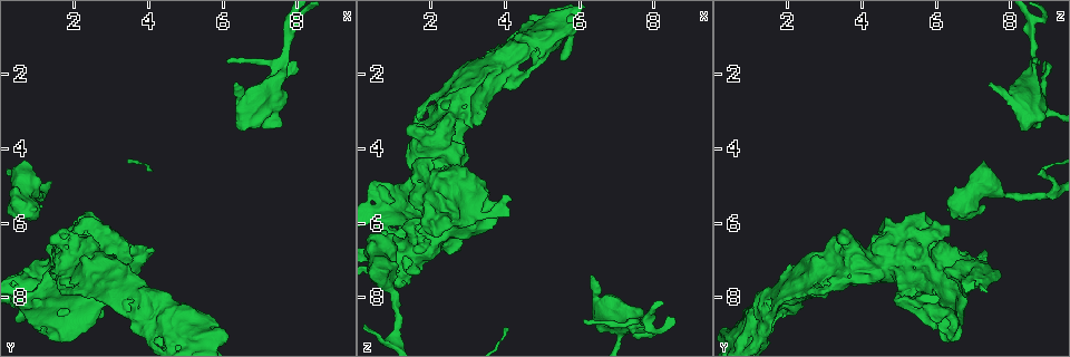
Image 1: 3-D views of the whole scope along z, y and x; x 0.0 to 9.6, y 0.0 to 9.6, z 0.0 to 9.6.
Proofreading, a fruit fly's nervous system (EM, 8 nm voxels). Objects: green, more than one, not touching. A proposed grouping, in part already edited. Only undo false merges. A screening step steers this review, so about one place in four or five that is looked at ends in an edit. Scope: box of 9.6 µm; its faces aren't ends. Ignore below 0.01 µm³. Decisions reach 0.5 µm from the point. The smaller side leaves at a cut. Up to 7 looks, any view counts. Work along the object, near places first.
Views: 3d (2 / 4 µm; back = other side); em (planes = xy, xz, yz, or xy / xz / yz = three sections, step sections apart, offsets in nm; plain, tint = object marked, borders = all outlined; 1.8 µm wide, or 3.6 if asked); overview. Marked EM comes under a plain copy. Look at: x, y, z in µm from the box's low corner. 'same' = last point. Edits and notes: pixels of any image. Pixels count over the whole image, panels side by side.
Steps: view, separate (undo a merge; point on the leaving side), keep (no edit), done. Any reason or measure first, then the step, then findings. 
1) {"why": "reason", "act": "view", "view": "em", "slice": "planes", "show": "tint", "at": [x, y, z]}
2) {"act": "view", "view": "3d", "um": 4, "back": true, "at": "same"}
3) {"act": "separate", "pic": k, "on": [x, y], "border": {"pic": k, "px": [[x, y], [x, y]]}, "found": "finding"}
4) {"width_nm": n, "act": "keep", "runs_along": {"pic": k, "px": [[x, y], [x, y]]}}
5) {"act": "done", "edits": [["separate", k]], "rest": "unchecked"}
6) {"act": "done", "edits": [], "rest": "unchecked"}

{"why": "touches itself", "act": "view", "view": "3d", "um": 4, "at": [2.35, 6.15, 5.55]}

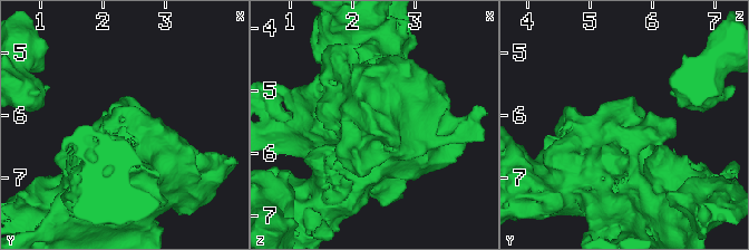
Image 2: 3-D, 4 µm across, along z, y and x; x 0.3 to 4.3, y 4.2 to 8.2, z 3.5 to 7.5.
{"act": "view", "view": "em", "slice": "planes", "show": "tint", "at": [2.30, 6.15, 5.55]}

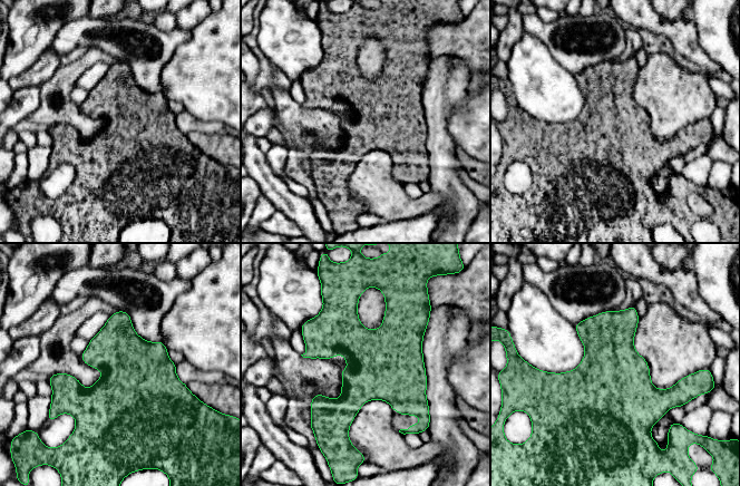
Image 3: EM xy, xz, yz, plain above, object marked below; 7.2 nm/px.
{"act": "keep", "found": "all the same neuron"}

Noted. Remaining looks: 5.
{"why": "calibre changes", "act": "view", "view": "3d", "um": 4, "at": [2.00, 6.90, 3.70]}

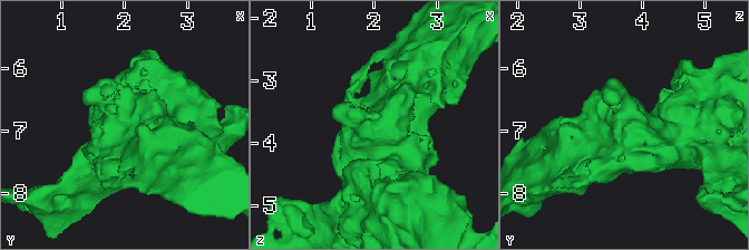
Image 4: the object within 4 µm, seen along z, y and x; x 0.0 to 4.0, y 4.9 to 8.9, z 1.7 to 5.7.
{"act": "view", "view": "em", "slice": "planes", "show": "tint", "at": [2.00, 6.95, 3.75]}

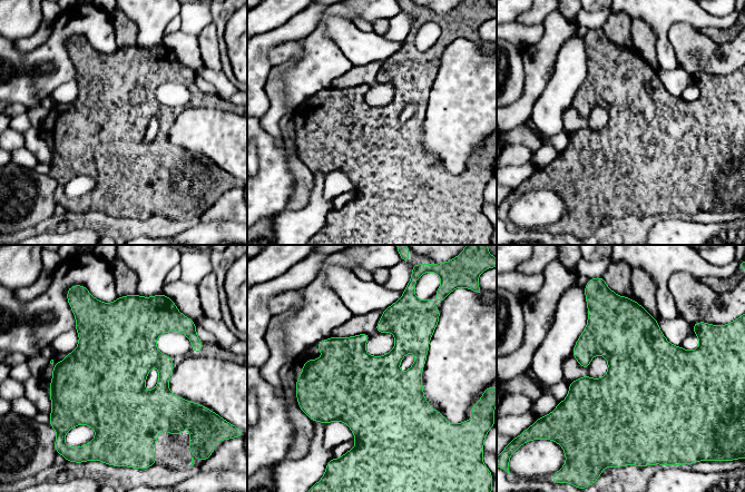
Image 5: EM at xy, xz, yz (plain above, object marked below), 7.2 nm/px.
{"act": "keep", "found": "all the same neuron"}

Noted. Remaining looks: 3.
{"why": "touches itself", "act": "view", "view": "3d", "um": 4, "at": [2.95, 7.60, 2.50]}

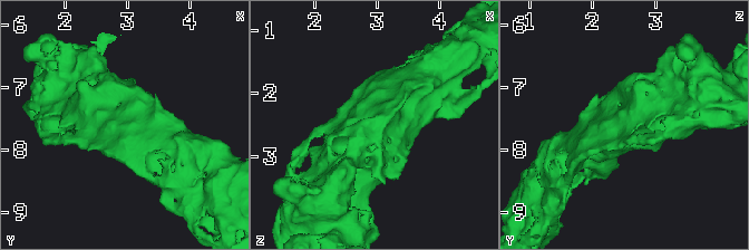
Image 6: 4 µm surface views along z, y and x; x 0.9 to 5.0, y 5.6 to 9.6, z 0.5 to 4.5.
{"why": "need the tissue", "act": "view", "view": "em", "um": 3.6, "slice": "planes", "show": "tint", "at": [2.95, 7.55, 2.45]}

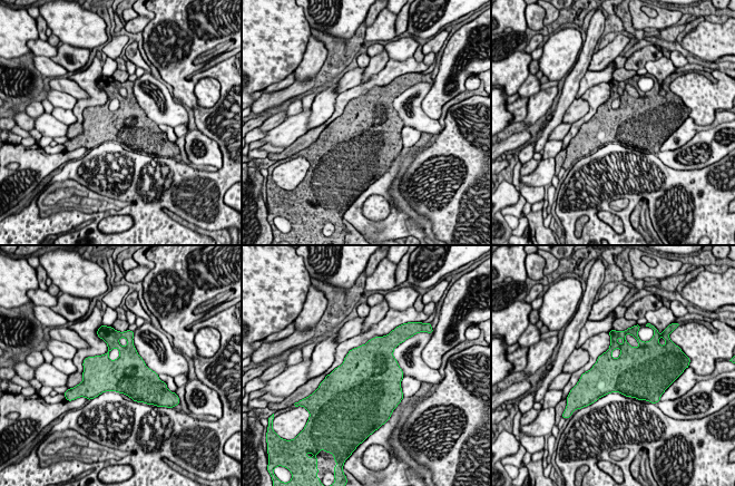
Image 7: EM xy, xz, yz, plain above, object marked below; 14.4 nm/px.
{"width_nm": 550, "act": "keep", "found": "one neuron here"}

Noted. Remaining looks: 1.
{"act": "done", "edits": [], "rest": "unchecked"}

